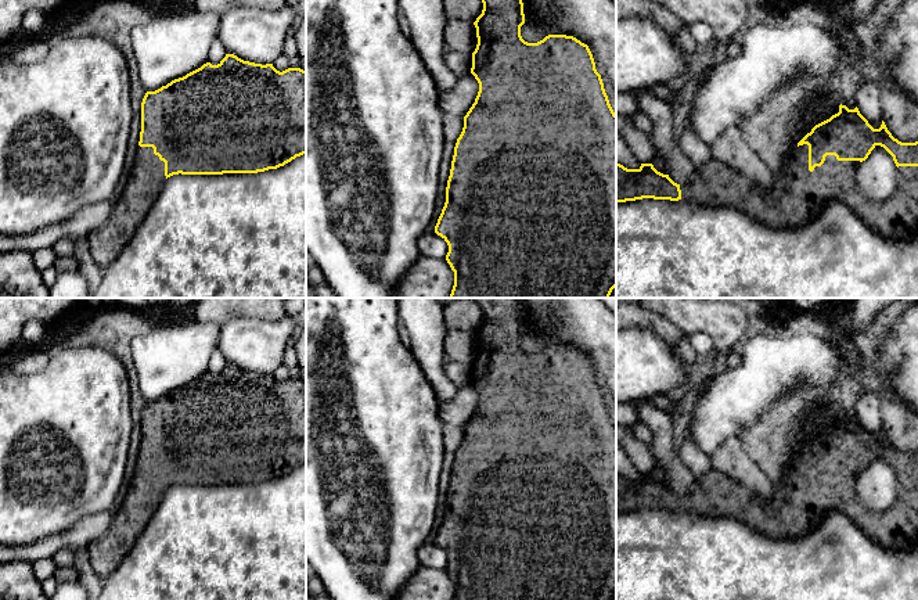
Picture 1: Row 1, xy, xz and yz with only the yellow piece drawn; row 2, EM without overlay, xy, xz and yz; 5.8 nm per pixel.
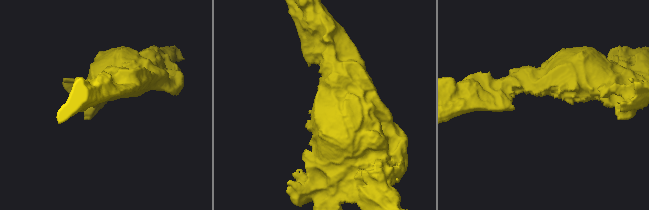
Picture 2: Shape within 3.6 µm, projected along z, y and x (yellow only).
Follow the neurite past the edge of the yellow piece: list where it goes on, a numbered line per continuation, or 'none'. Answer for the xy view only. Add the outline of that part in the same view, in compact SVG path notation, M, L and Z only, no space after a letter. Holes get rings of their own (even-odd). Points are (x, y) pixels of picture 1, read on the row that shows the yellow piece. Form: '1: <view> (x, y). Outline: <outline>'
1: xy (105, 243). Outline: M137 147L134 166L109 219L89 233L89 251L100 269L107 269L134 236L158 197L163 183L165 162L152 147Z

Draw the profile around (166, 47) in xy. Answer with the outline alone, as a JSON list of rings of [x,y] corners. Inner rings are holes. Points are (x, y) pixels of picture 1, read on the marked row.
[[[183,10],[180,14],[158,14],[130,32],[130,43],[138,67],[138,79],[145,91],[155,91],[174,79],[208,62],[210,44],[217,39],[220,15]]]

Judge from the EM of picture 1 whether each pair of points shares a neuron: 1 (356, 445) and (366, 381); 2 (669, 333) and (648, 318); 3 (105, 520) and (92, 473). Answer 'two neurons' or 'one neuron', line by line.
1: one neuron
2: one neuron
3: two neurons

